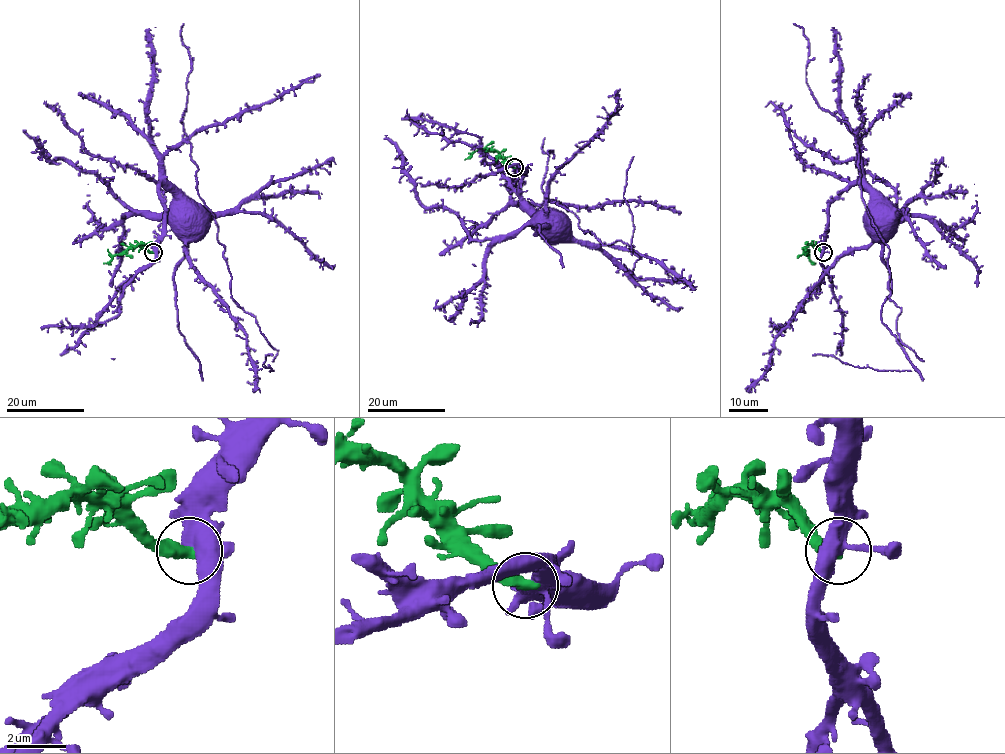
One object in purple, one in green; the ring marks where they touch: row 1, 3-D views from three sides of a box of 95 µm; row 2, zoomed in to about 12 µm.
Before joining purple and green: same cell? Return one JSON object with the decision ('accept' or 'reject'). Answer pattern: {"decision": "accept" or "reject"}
{"decision": "reject"}

